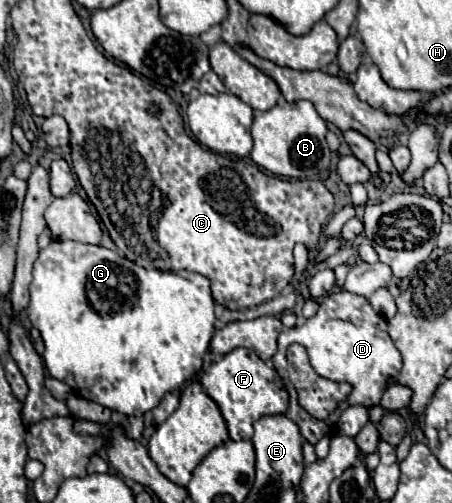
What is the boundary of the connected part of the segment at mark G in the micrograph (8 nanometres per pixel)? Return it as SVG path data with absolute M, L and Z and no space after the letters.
M52 241L48 247L40 249L40 255L34 263L32 271L34 279L30 283L30 305L28 305L28 317L32 325L40 331L44 341L44 353L42 359L46 363L48 373L54 379L60 379L66 383L74 393L78 393L84 399L90 399L94 403L100 403L112 411L124 413L124 415L144 415L146 411L154 409L164 393L178 389L184 381L188 381L194 373L202 367L202 355L210 345L212 333L214 333L214 297L210 293L210 281L200 273L172 273L172 271L160 271L160 269L144 269L132 261L128 261L124 255L106 249L102 245L88 245L88 243L76 243L76 241Z

